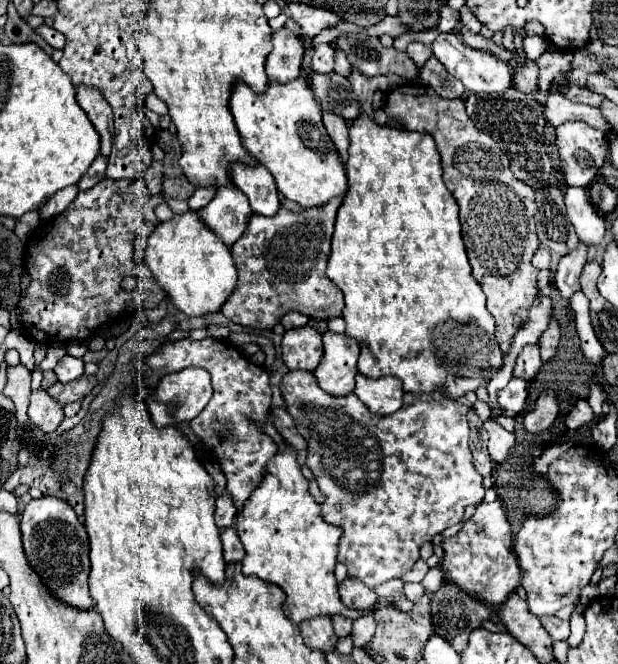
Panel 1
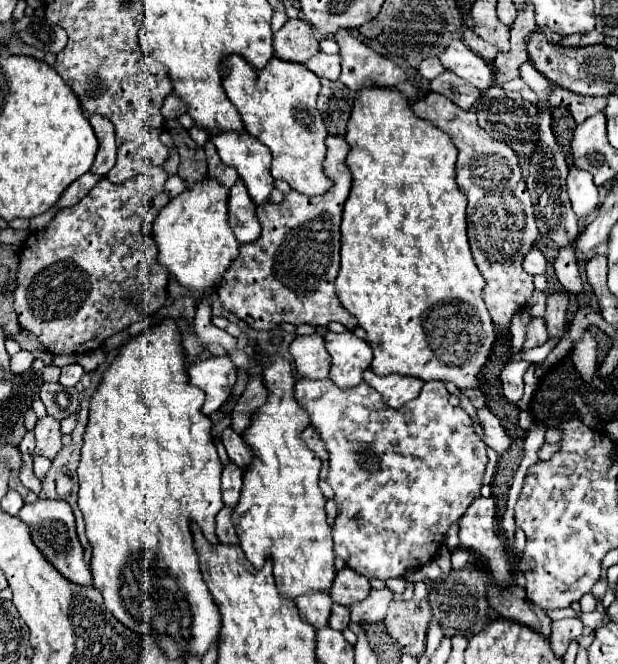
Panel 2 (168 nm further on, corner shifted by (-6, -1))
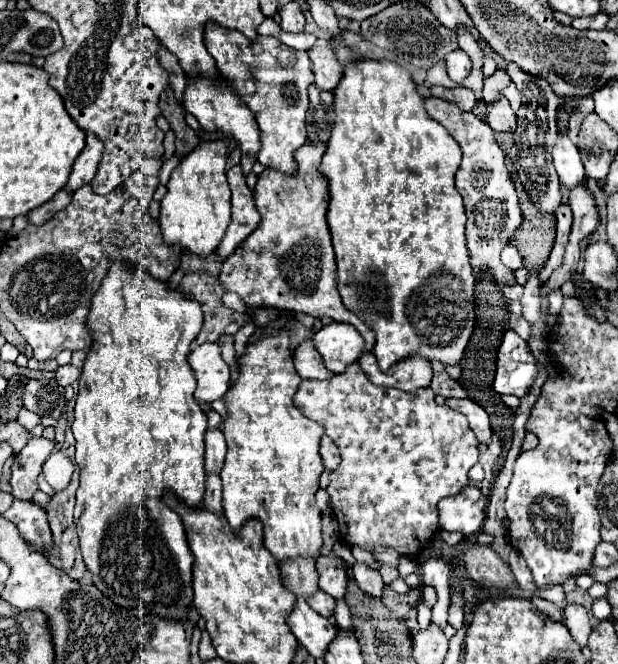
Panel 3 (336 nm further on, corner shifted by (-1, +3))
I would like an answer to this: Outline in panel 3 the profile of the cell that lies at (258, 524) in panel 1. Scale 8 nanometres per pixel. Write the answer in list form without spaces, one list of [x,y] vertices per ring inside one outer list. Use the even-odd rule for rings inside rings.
[[[280,329],[270,335],[262,335],[254,343],[246,345],[244,355],[238,359],[238,379],[228,387],[222,397],[226,403],[226,419],[224,419],[224,437],[226,437],[226,461],[220,473],[222,479],[222,507],[230,527],[236,531],[250,517],[258,517],[264,525],[264,543],[266,549],[276,557],[276,561],[284,561],[290,557],[320,557],[322,547],[322,519],[320,509],[314,501],[318,491],[318,479],[324,471],[318,443],[324,435],[322,425],[308,419],[294,405],[294,393],[300,385],[300,375],[292,365],[290,351],[290,331]]]

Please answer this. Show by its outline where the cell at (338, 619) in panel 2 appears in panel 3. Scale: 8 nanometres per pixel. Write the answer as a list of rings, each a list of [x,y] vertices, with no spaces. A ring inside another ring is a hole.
[[[318,591],[318,593],[310,595],[306,601],[308,601],[308,605],[310,605],[316,613],[320,613],[322,617],[332,617],[332,609],[334,609],[334,605],[336,605],[336,599],[330,597],[328,593]]]

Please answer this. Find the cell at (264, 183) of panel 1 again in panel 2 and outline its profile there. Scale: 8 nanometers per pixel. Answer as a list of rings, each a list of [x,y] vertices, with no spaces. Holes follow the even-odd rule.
[[[221,133],[211,139],[217,147],[221,161],[233,169],[237,169],[241,181],[245,183],[255,205],[263,205],[269,201],[271,191],[275,189],[273,177],[269,173],[271,153],[249,133]]]

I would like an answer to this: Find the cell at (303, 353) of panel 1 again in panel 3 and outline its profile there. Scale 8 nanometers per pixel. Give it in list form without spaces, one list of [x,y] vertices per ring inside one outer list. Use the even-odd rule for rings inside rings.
[[[304,341],[296,349],[296,353],[294,353],[294,367],[296,367],[296,373],[302,379],[330,379],[334,375],[334,373],[330,373],[324,367],[322,357],[316,351],[316,347],[314,347],[312,341]]]

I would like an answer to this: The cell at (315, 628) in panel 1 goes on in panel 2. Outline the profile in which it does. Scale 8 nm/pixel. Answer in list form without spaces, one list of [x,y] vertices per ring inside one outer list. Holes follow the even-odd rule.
[[[311,593],[297,599],[297,609],[303,621],[313,625],[315,629],[323,629],[329,625],[329,613],[331,613],[331,597],[327,593]]]

